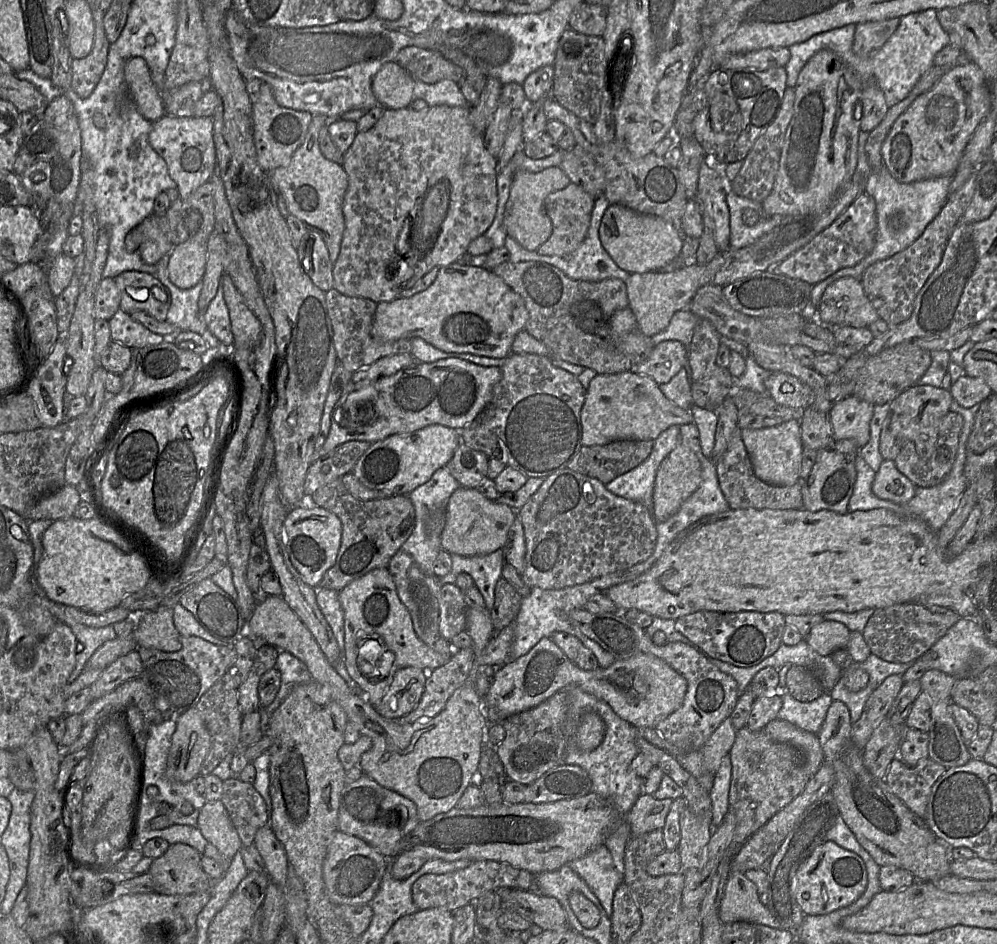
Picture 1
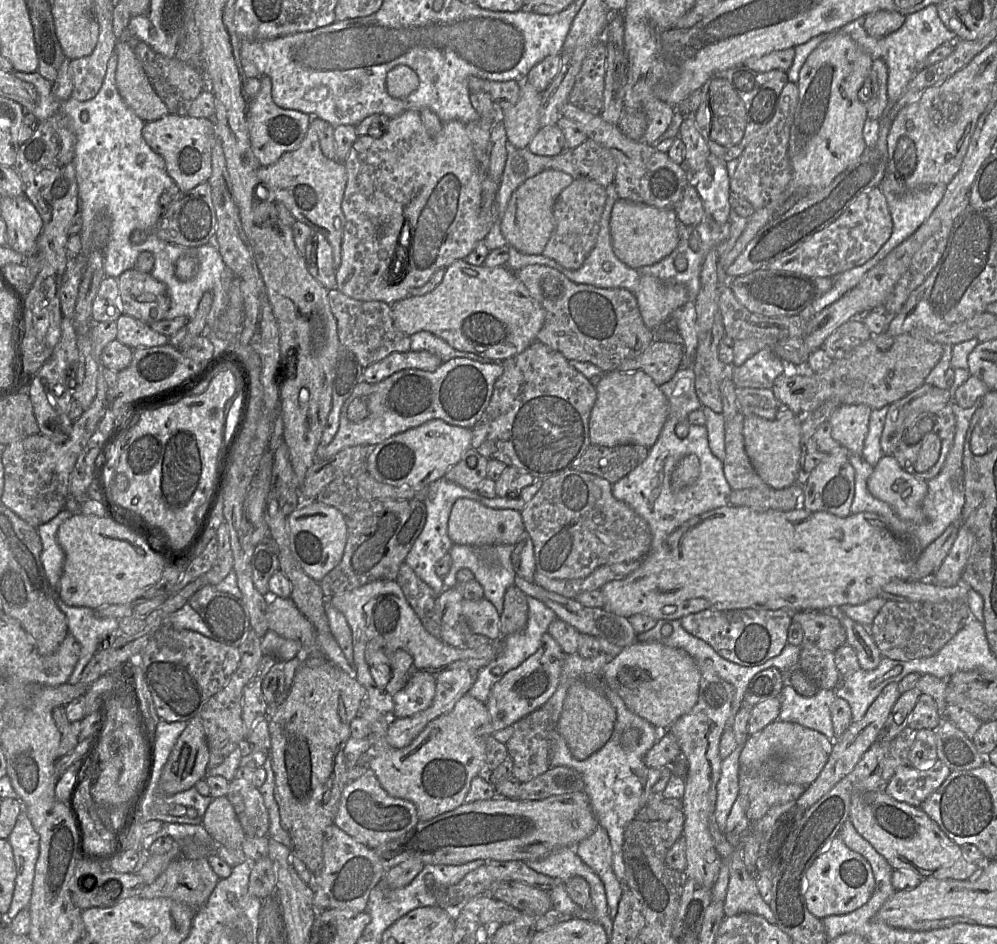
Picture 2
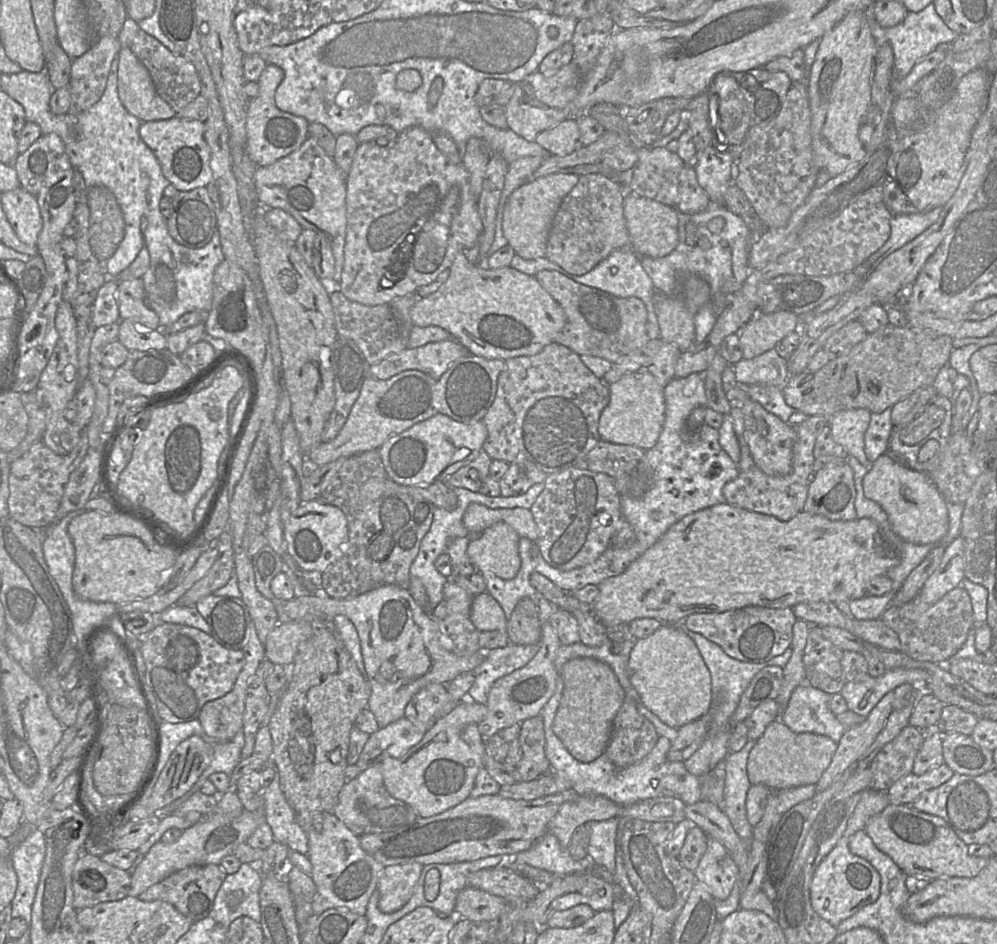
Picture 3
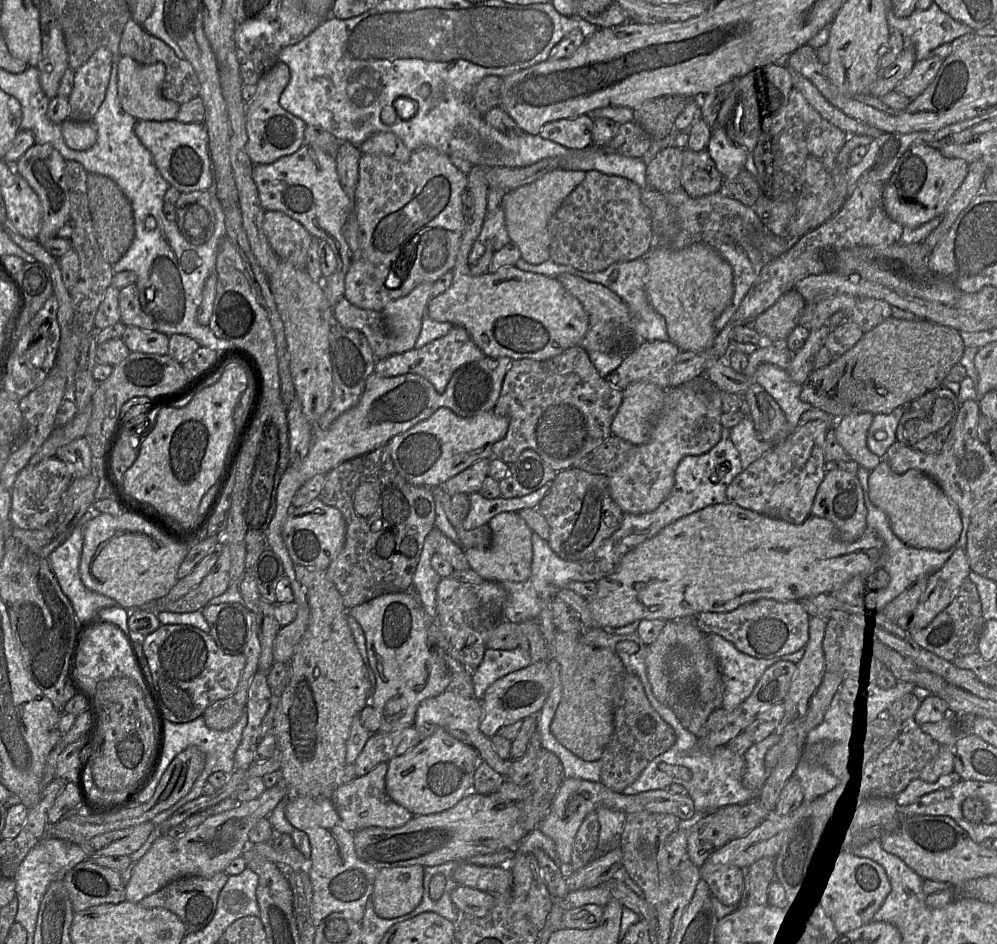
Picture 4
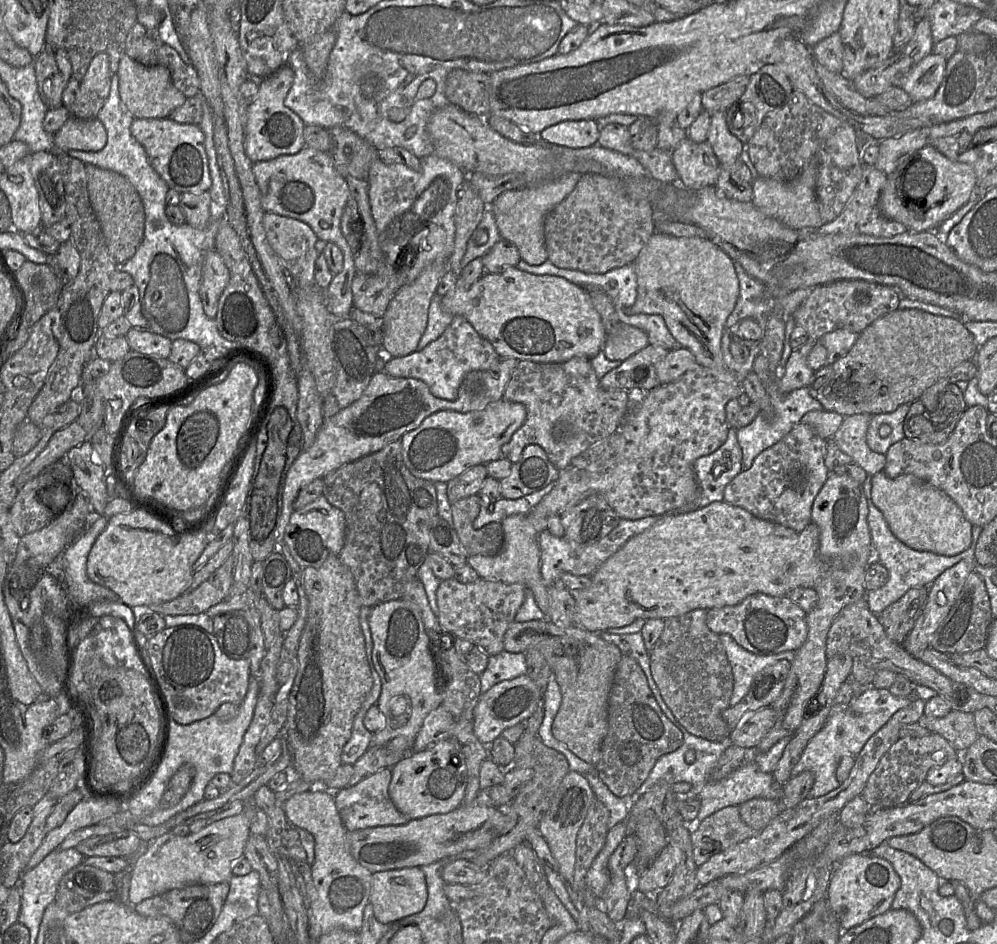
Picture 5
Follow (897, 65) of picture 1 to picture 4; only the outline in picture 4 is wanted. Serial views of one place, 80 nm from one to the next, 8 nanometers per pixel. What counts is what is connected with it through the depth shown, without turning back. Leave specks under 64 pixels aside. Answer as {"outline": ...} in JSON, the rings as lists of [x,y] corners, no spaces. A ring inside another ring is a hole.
{"outline":[[[935,2],[925,10],[914,10],[905,18],[899,18],[888,10],[887,20],[891,32],[899,31],[905,42],[915,47],[917,61],[931,56],[939,45],[951,43],[974,30],[953,19]]]}

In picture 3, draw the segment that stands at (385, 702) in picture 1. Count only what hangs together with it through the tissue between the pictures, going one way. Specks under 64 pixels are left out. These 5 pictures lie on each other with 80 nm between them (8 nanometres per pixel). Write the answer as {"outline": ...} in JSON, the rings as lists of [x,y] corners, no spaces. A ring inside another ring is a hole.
{"outline":[[[431,683],[412,697],[404,714],[413,722],[433,725],[457,705],[447,692],[446,684]]]}

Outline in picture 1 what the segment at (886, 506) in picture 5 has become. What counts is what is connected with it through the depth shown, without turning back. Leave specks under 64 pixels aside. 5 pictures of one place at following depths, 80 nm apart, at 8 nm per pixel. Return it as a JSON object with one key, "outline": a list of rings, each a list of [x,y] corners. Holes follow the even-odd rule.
{"outline":[[[884,459],[875,474],[872,484],[873,493],[885,500],[905,504],[915,495],[917,486],[902,474],[894,460]]]}

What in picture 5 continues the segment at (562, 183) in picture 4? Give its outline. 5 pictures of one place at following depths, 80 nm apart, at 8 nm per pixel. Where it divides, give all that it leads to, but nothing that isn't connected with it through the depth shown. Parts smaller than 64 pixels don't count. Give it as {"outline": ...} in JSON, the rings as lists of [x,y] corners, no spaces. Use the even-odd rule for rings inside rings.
{"outline":[[[560,173],[533,186],[502,193],[490,206],[501,238],[512,242],[519,250],[522,260],[530,265],[541,265],[548,260],[544,226],[548,214],[576,187],[583,174]]]}

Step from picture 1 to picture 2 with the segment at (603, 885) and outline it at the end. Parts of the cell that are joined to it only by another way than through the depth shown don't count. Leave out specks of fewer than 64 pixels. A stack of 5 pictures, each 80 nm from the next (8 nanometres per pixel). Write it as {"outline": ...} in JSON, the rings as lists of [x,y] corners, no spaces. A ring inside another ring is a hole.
{"outline":[[[598,826],[588,837],[575,845],[574,850],[603,882],[610,918],[613,923],[624,887],[613,870],[612,850],[606,830]]]}

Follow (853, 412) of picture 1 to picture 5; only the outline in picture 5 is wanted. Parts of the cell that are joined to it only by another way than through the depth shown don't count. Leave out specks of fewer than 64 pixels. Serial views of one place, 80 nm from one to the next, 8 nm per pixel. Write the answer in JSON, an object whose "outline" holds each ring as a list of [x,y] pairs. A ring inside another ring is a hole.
{"outline":[[[871,415],[846,416],[832,437],[838,448],[850,456],[869,476],[884,471],[885,454],[872,451],[866,443],[866,433]]]}

